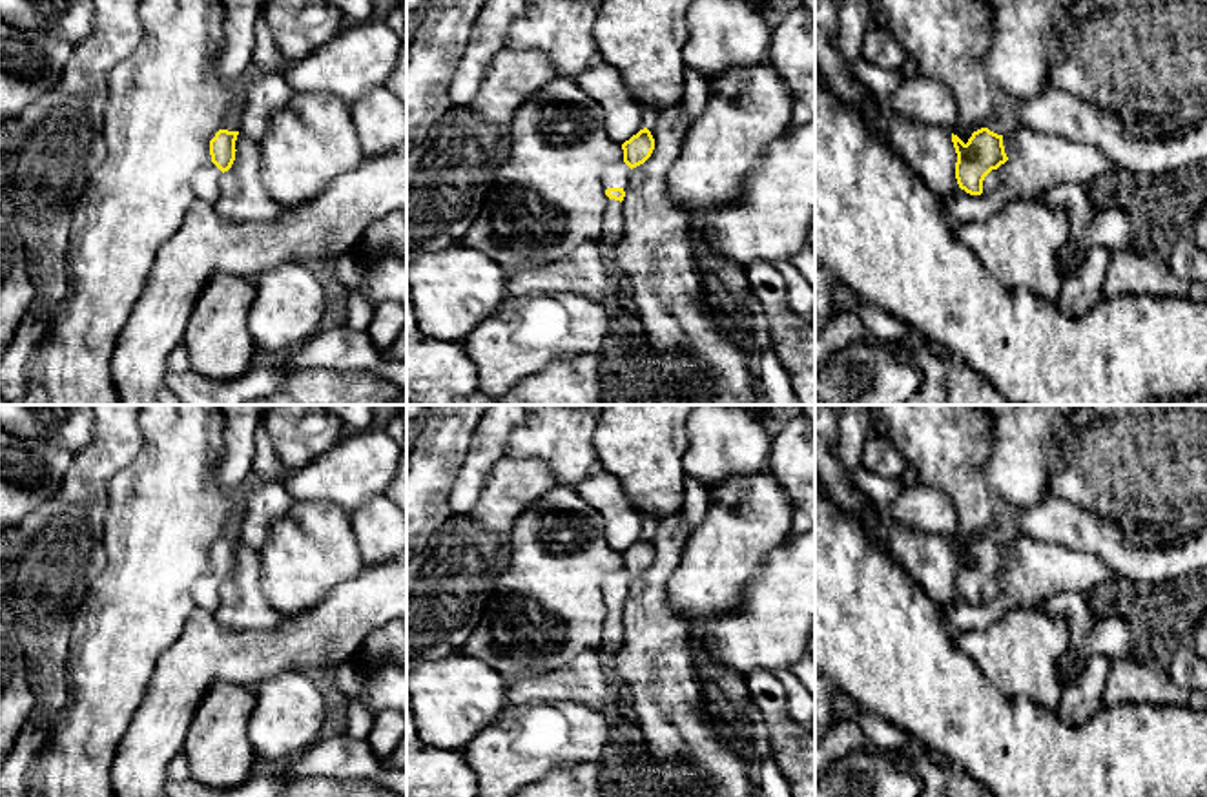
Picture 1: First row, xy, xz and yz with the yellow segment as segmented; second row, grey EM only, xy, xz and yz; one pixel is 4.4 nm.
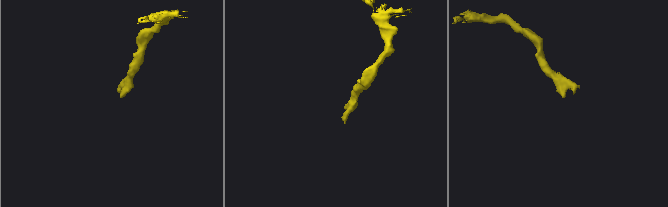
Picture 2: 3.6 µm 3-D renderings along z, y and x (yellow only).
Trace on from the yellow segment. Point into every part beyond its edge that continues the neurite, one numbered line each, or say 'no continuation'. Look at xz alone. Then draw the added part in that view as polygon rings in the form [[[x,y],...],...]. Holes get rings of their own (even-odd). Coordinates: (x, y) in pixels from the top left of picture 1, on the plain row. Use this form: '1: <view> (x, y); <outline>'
1: xz (615, 584); [[[624,569],[616,573],[609,573],[602,580],[604,598],[622,596],[624,600],[627,600],[629,585],[631,585],[631,576]]]

